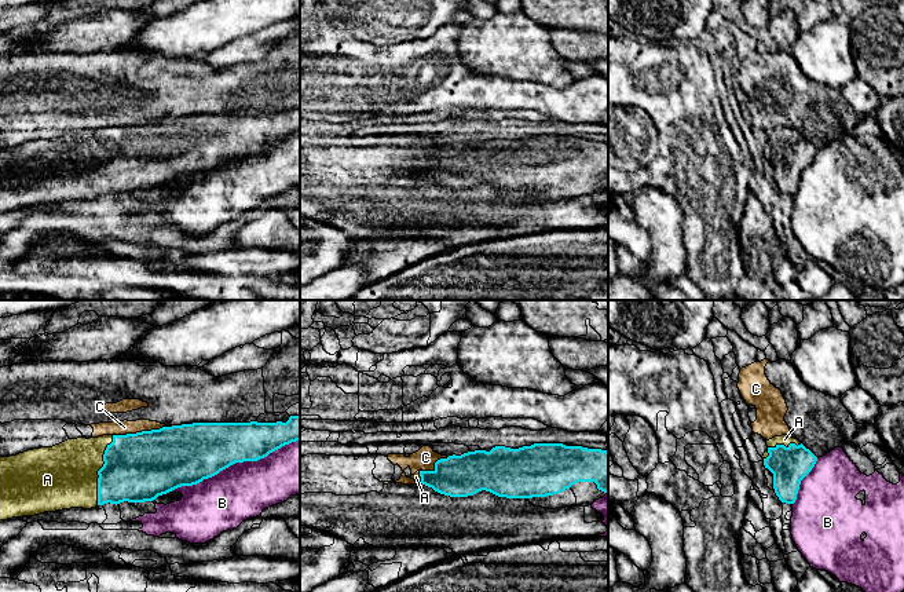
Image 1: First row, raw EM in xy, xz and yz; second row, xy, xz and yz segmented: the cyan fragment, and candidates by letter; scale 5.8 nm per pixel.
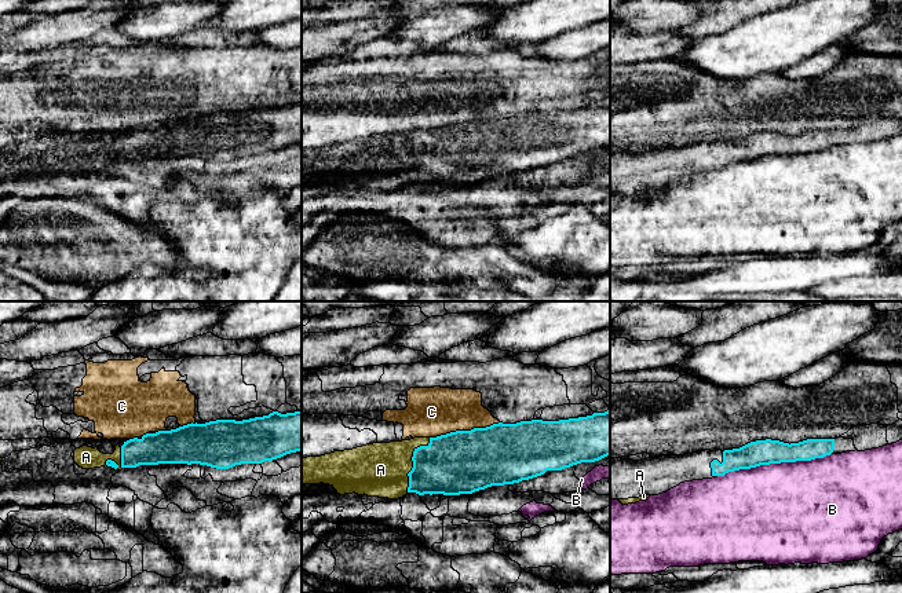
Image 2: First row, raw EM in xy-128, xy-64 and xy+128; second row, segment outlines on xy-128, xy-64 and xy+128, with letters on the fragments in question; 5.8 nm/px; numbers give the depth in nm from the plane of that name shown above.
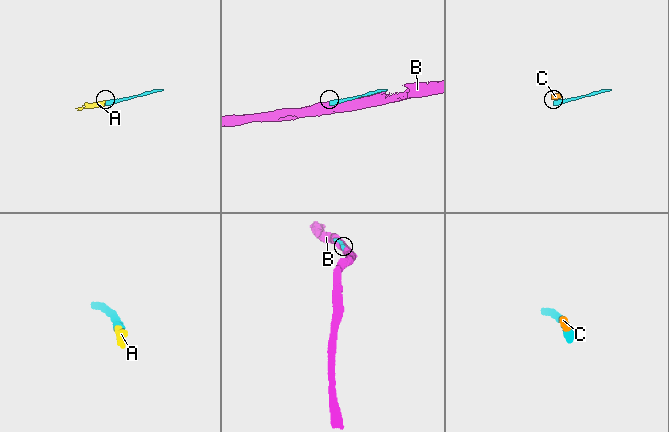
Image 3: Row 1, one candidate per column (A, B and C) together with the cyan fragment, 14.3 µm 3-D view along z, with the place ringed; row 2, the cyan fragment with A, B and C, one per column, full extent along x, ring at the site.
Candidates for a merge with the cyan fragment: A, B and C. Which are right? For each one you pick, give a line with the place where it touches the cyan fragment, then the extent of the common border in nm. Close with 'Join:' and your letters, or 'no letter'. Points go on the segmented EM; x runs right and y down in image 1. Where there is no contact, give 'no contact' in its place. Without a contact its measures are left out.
A: contact xy (99, 470); length 420 nm
Join: A

